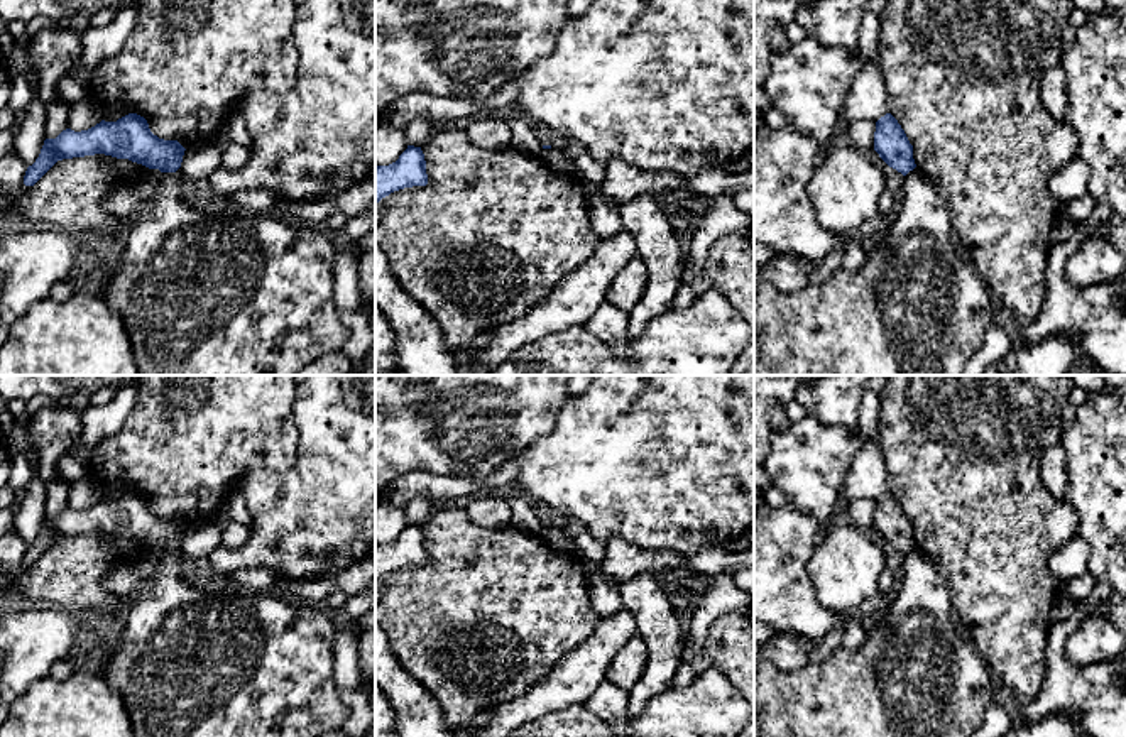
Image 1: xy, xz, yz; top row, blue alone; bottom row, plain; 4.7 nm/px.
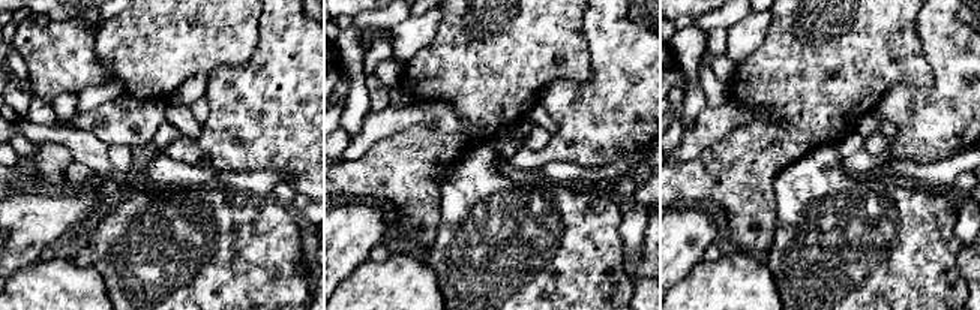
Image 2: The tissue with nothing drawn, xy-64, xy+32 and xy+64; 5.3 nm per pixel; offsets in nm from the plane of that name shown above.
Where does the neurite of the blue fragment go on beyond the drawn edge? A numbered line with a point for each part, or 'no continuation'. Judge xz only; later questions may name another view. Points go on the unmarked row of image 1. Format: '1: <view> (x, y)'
no continuation

